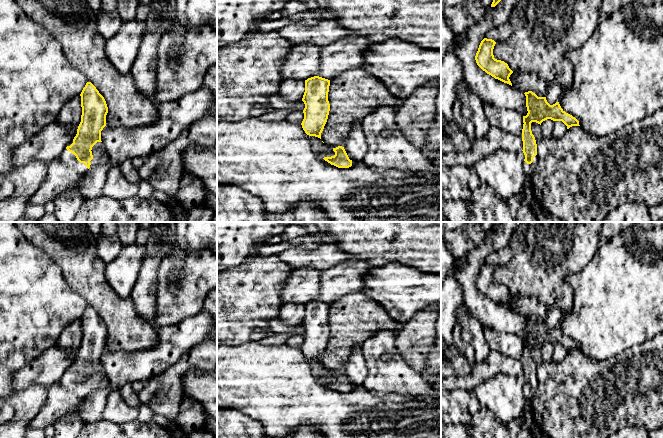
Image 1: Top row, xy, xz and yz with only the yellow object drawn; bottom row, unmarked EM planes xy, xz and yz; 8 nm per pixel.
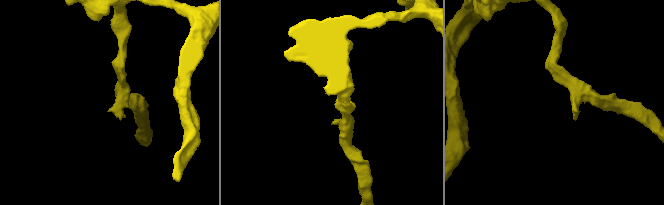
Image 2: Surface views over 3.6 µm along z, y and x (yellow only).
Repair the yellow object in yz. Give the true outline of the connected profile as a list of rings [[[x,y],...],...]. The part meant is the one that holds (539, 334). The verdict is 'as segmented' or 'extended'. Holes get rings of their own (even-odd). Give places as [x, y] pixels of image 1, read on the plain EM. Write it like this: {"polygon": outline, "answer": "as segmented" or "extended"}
{"polygon": [[[532,315],[524,317],[526,320],[527,339],[523,340],[523,377],[525,383],[523,386],[523,394],[526,403],[531,403],[539,382],[537,380],[537,368],[531,355],[531,347],[541,347],[547,343],[553,345],[562,345],[569,353],[572,350],[580,350],[579,345],[572,339],[566,337],[560,330],[559,326],[550,329],[546,321],[538,321]]], "answer": "extended"}

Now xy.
{"polygon": [[[91,306],[86,307],[80,320],[82,339],[76,360],[57,382],[49,386],[48,401],[27,430],[53,426],[59,418],[76,411],[91,392],[107,387],[101,365],[108,337],[106,325]]], "answer": "extended"}

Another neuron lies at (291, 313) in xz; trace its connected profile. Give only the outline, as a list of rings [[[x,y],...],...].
[[[290,302],[281,306],[278,319],[287,325],[299,326],[302,324],[304,316],[305,305]]]

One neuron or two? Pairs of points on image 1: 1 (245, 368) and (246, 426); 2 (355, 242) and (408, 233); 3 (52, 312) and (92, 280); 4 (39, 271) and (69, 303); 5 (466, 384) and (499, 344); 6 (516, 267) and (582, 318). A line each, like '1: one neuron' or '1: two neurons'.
1: two neurons
2: one neuron
3: two neurons
4: one neuron
5: two neurons
6: two neurons

